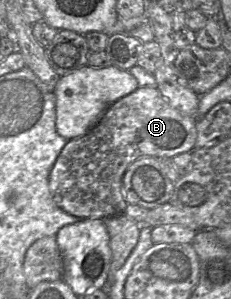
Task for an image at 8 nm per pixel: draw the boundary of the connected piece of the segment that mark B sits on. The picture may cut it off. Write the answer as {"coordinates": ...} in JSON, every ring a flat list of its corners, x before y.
{"coordinates":[[139,87,111,104,99,122,85,135,67,142,49,176,49,190,55,204,79,219,107,219,124,214,127,202,122,181,128,166,141,157,169,157,191,152,197,138,196,124,200,117,181,114,172,108,157,87]]}

